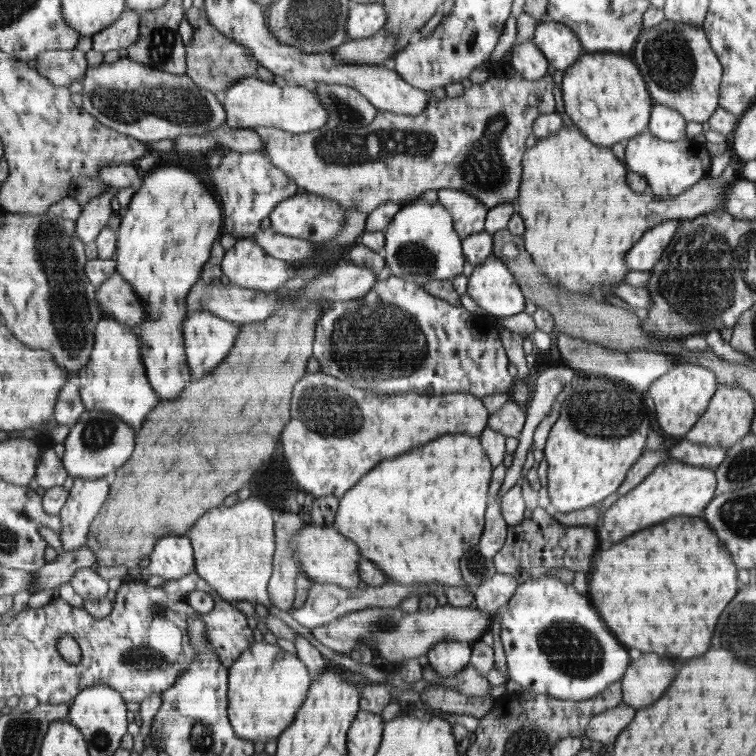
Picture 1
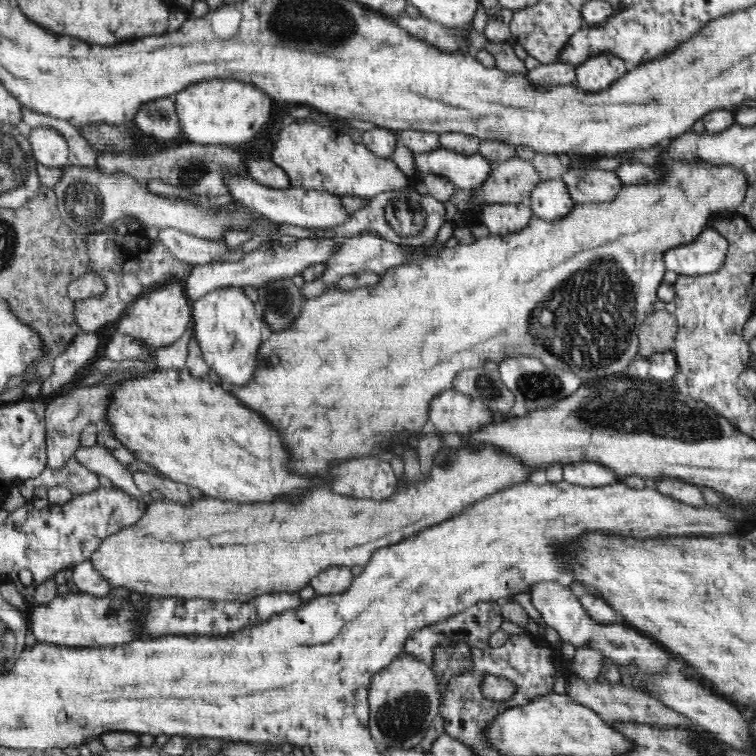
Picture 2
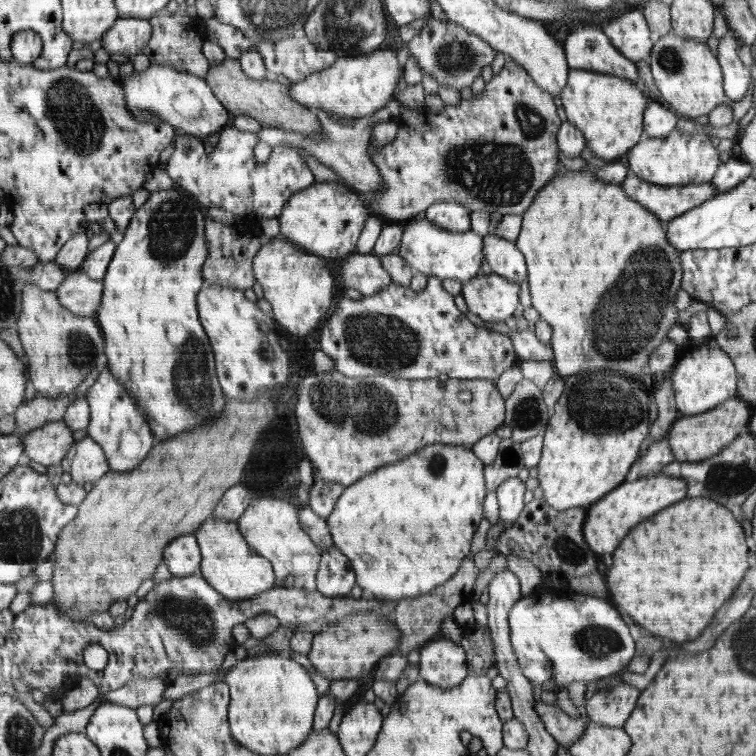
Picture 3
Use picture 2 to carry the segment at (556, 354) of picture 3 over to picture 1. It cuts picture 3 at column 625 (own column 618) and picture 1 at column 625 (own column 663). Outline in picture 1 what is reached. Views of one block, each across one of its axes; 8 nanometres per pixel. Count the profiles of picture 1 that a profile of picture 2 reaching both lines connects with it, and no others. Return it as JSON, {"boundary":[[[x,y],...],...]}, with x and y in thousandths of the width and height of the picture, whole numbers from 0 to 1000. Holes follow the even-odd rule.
{"boundary":[[[761,165],[745,167],[738,176],[712,185],[708,193],[696,198],[690,214],[692,241],[683,270],[694,296],[693,329],[735,378],[765,393],[778,389],[795,402],[802,399],[799,394],[810,394],[812,381],[828,370],[828,362],[835,358],[828,348],[828,335],[847,319],[856,303],[874,294],[915,291],[939,279],[955,278],[952,271],[960,263],[964,241],[972,238],[976,220],[981,220],[979,210],[967,214],[954,233],[935,233],[923,245],[886,263],[866,261],[860,253],[841,255],[828,242],[829,221],[820,212],[815,214],[810,198],[779,188]]]}

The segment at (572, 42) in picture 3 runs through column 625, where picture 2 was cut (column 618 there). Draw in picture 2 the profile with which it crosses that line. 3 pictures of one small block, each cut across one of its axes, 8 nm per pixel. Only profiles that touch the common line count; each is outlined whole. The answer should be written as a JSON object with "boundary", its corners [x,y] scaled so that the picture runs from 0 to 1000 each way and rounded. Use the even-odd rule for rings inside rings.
{"boundary":[[[794,70],[774,79],[762,90],[759,112],[770,120],[803,118],[813,106],[828,98],[828,86],[810,70]]]}

